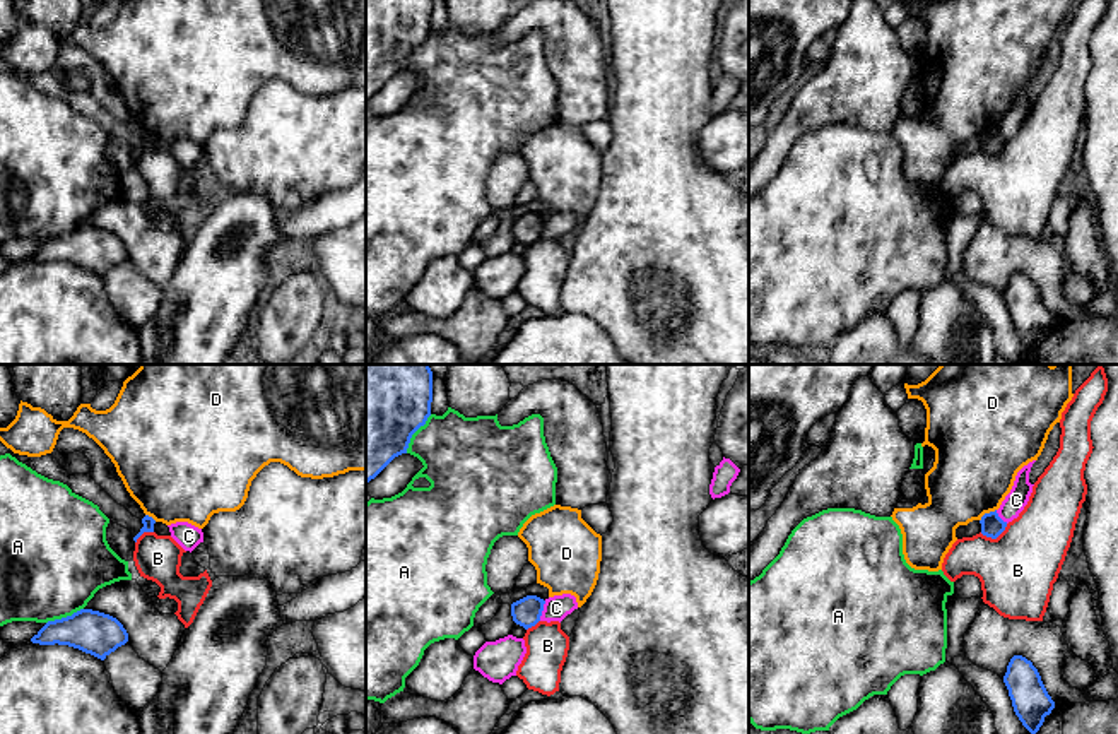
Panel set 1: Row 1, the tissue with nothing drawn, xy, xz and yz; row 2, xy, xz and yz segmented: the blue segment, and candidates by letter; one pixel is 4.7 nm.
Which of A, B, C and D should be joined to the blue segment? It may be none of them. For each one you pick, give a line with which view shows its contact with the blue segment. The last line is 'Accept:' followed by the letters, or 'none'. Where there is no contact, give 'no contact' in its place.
Accept: none

